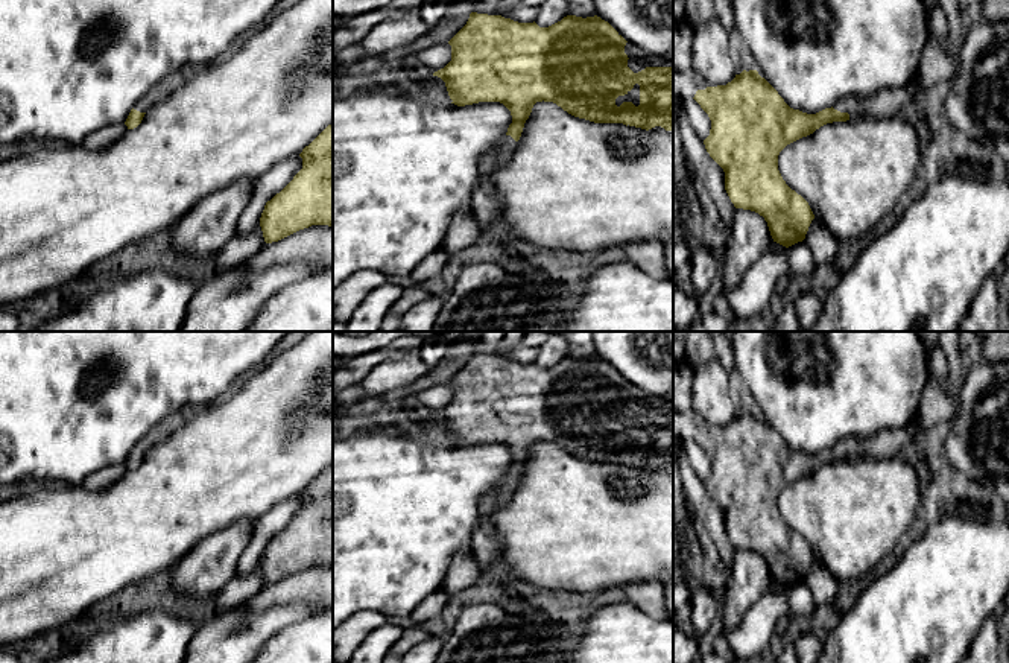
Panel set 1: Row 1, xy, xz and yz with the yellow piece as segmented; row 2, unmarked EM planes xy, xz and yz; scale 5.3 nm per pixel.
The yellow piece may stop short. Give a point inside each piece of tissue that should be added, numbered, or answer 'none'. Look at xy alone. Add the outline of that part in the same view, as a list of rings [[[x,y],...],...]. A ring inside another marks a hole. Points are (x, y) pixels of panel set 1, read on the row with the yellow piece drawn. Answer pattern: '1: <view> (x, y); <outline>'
1: xy (160, 91); [[[173,73],[163,79],[160,84],[153,85],[135,105],[134,109],[140,113],[147,113],[155,103],[164,100],[170,93],[178,90],[185,84],[181,73]]]

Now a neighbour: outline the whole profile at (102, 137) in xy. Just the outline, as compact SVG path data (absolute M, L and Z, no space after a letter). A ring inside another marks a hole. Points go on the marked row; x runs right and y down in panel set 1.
M125 123L108 125L85 137L82 144L88 149L100 149L117 141L126 131L128 131L128 126Z

